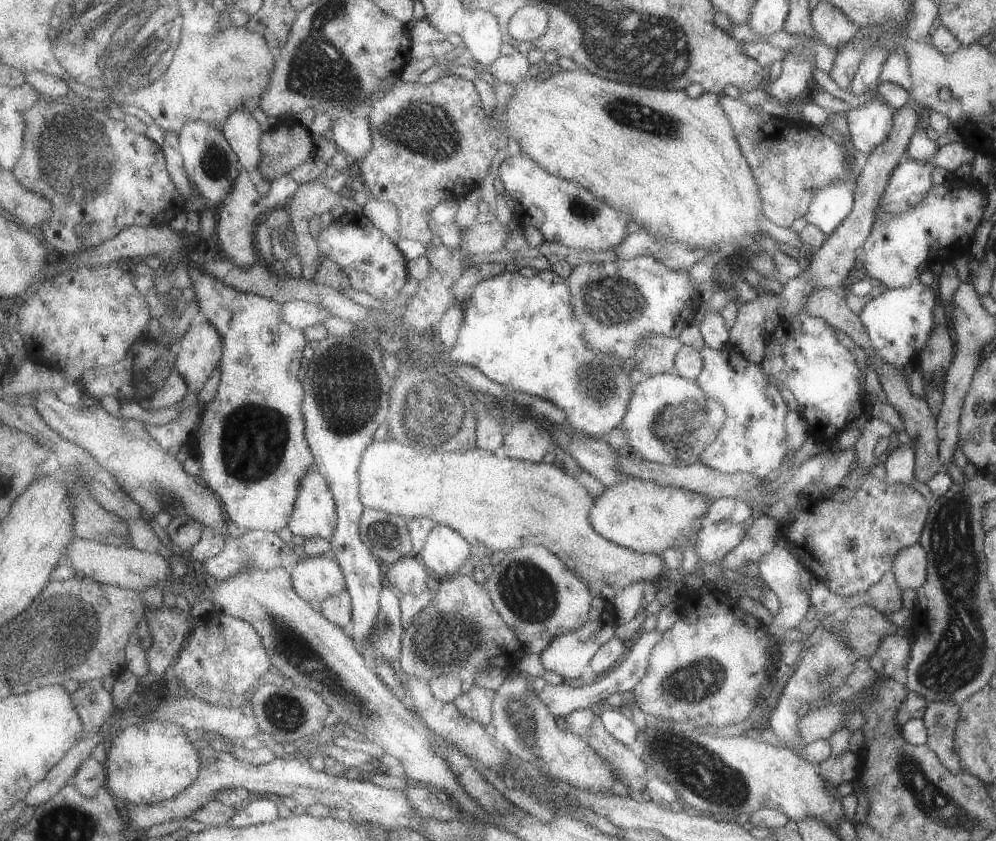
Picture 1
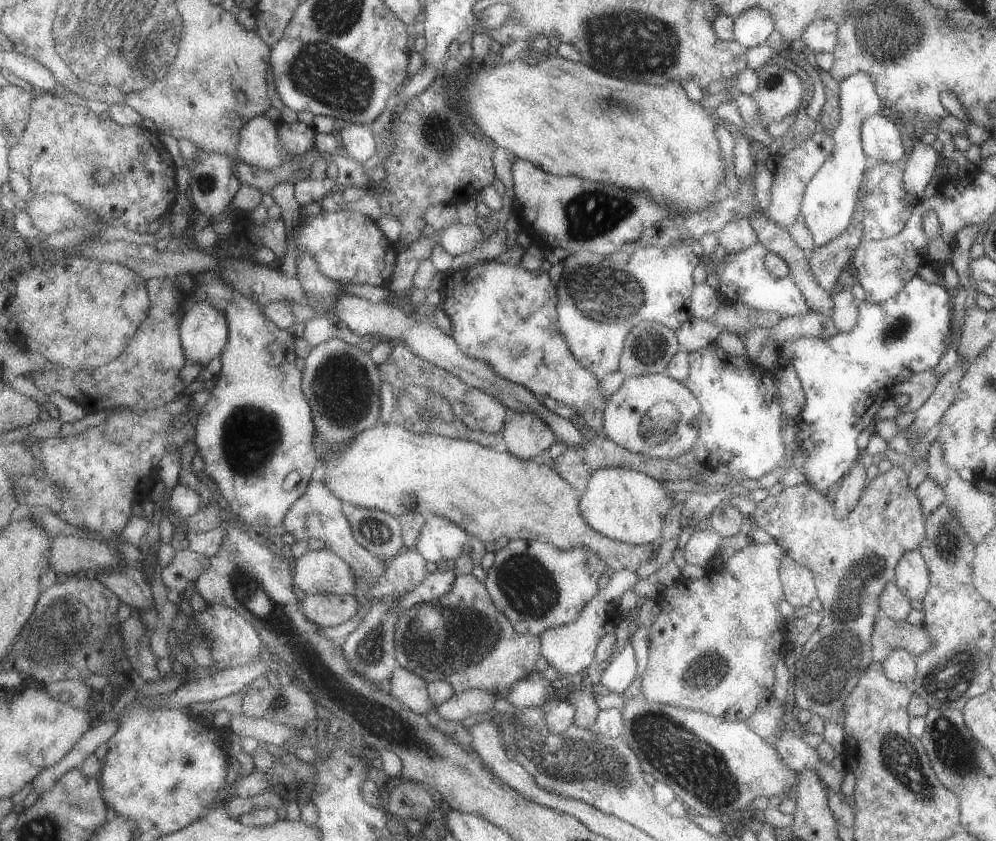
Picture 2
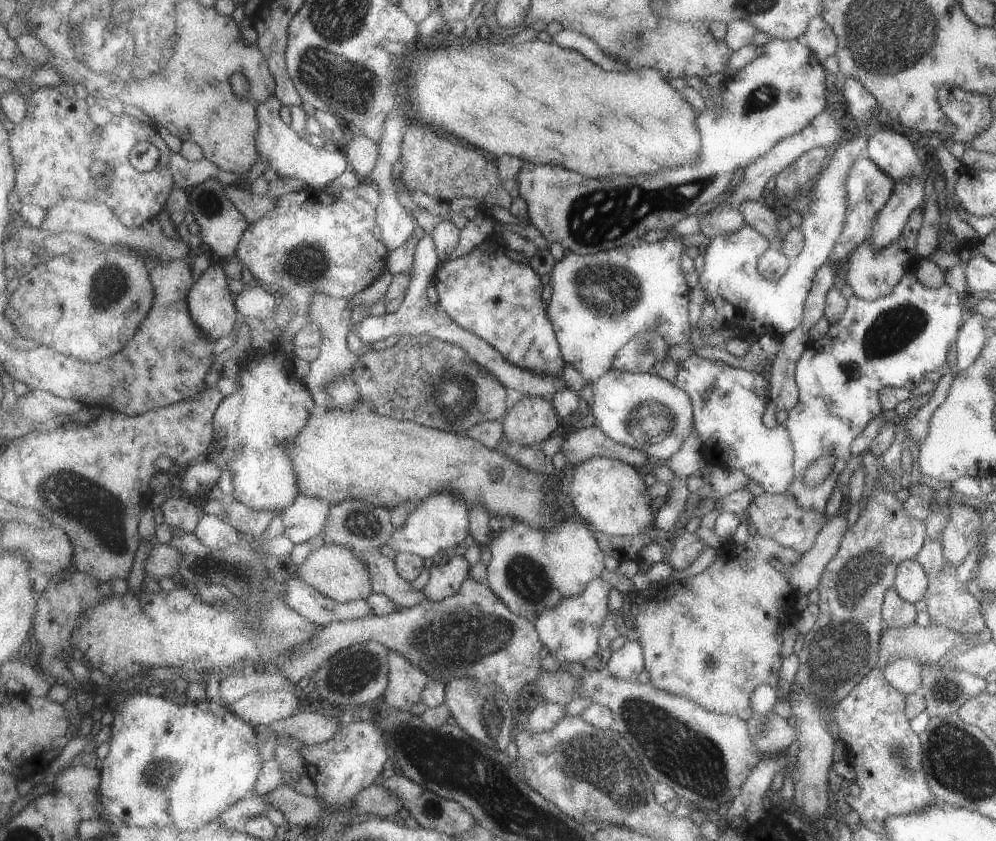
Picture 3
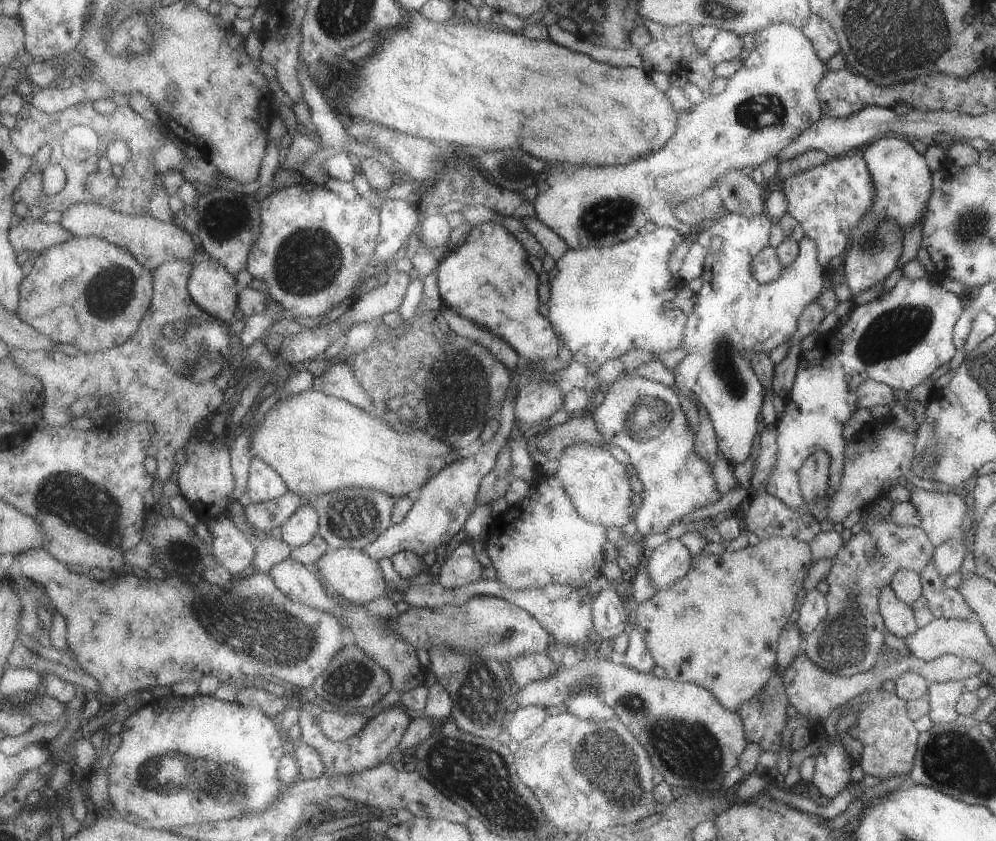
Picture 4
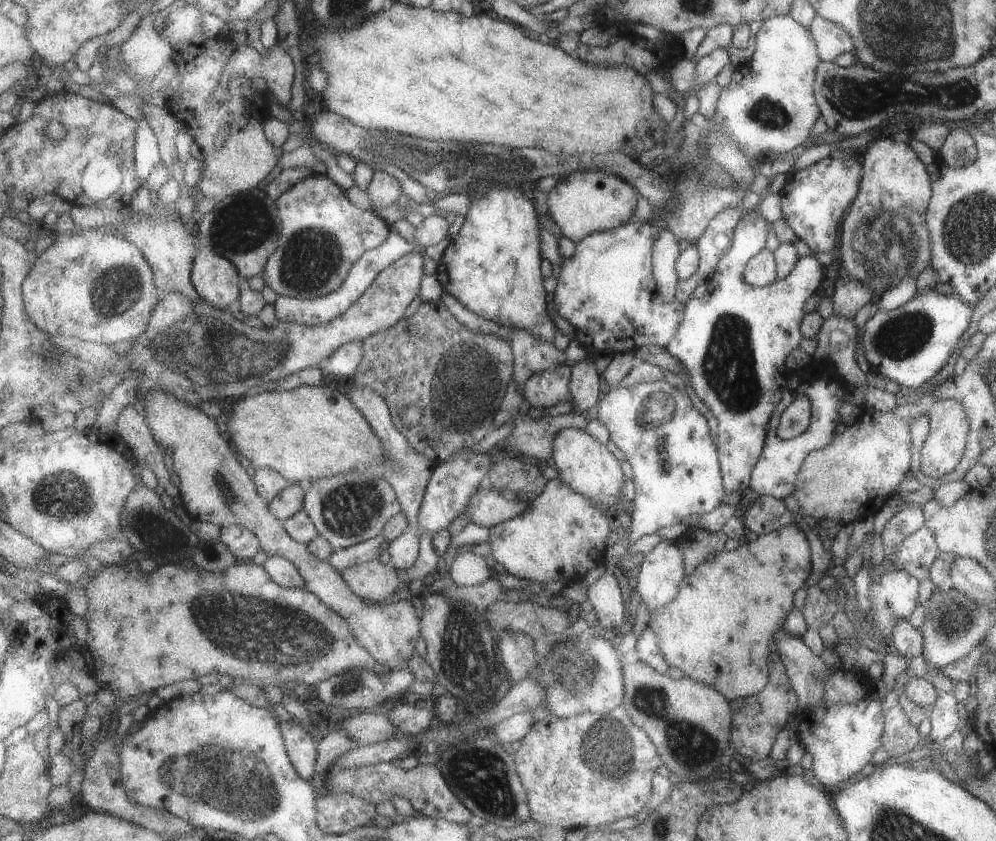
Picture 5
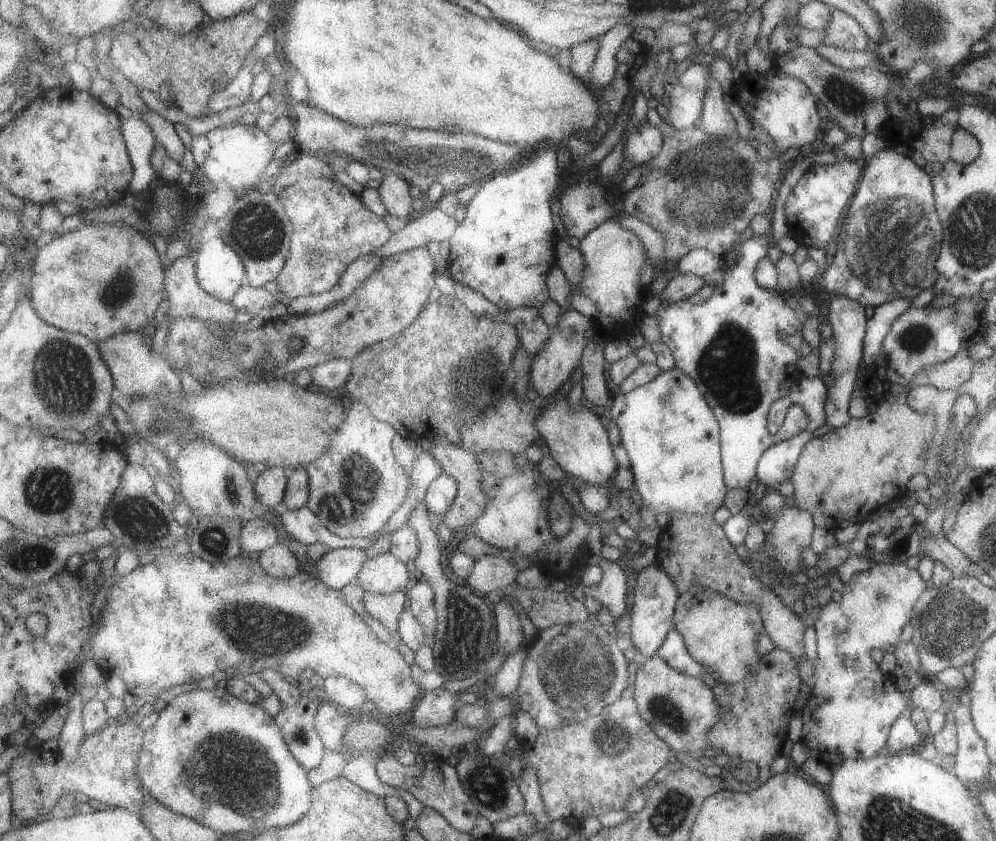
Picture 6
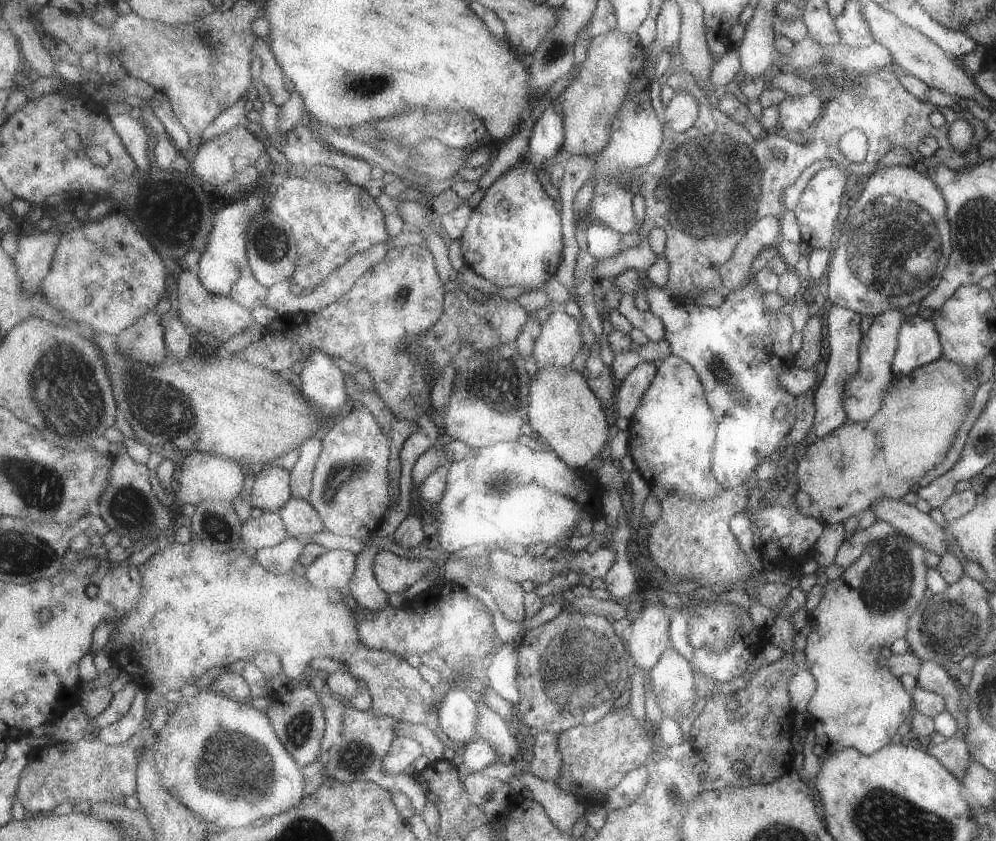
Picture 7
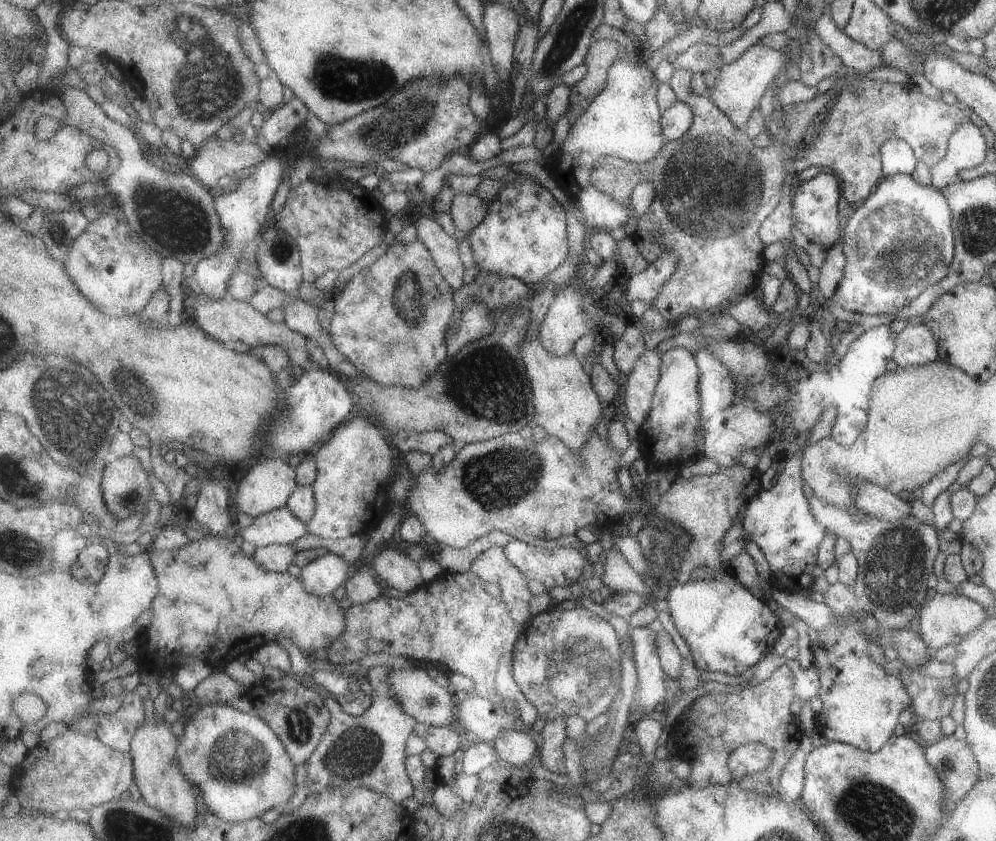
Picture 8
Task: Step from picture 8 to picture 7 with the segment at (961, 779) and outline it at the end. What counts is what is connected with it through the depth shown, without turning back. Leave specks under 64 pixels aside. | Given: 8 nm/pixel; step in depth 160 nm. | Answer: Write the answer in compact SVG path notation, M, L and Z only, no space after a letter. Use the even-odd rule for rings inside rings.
M951 735L943 742L929 748L926 753L937 759L939 764L960 782L970 759L963 738Z

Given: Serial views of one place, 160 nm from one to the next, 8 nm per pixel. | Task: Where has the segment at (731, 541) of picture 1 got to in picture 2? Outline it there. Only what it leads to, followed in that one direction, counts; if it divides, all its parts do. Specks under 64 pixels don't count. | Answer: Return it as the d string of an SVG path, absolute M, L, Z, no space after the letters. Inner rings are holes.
M710 528L695 530L683 550L686 562L699 567L706 562L710 567L723 546L723 540L725 538L719 532Z

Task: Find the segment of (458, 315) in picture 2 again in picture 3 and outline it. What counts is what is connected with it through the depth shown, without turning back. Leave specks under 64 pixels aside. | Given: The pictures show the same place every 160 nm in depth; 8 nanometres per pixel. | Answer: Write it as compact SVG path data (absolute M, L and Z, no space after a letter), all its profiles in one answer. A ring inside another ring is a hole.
M485 240L475 250L457 259L442 262L434 276L438 290L439 307L465 330L473 332L482 340L489 342L497 352L503 354L507 362L533 370L539 374L562 376L566 361L561 351L556 330L549 320L548 306L543 302L543 280L526 262L515 262L507 257L505 245Z

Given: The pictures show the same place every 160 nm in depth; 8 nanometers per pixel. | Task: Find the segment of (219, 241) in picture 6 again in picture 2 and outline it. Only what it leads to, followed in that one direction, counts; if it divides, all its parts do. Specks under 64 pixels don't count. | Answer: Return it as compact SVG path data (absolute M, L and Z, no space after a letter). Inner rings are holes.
M193 298L185 314L184 321L181 322L180 334L187 361L206 367L211 360L215 360L218 356L221 357L228 346L230 333L227 314L224 310L217 310L207 300L197 301Z

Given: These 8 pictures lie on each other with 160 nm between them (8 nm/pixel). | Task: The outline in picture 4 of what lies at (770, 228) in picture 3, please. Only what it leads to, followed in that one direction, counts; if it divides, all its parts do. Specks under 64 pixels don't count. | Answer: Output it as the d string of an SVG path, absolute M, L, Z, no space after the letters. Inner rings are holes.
M732 170L716 182L716 189L731 213L746 217L763 215L766 203L763 185L748 175L746 170Z

